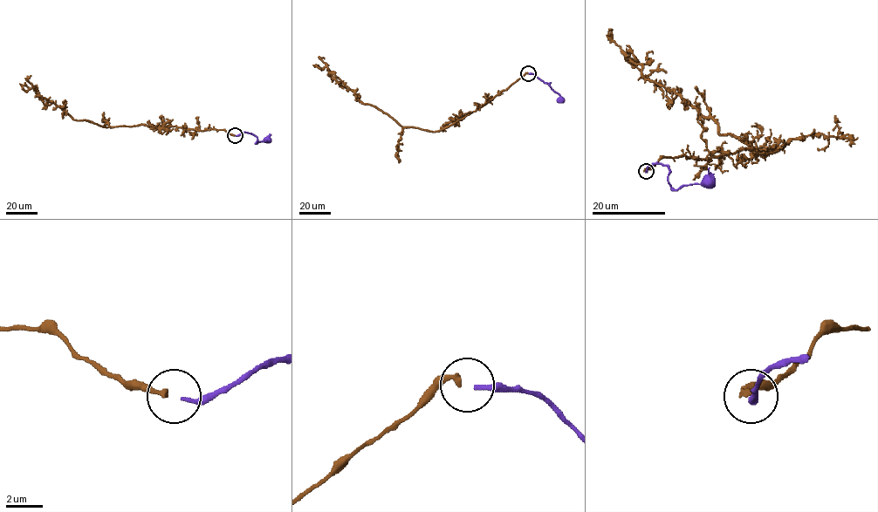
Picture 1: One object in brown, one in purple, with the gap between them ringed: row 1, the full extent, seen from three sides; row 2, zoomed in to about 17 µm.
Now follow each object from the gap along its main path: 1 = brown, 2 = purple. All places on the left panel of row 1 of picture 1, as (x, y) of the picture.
1: (234, 135), (223, 130), (155, 128), (142, 124), (104, 127), (73, 119), (39, 94), (27, 80), (30, 75)
2: (236, 135), (250, 133), (257, 138), (257, 143), (269, 141)

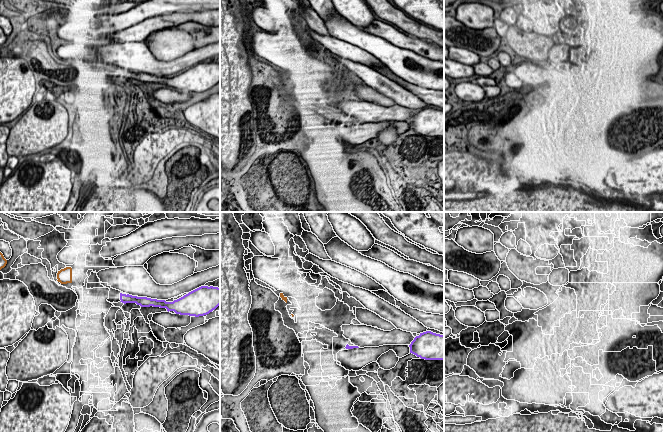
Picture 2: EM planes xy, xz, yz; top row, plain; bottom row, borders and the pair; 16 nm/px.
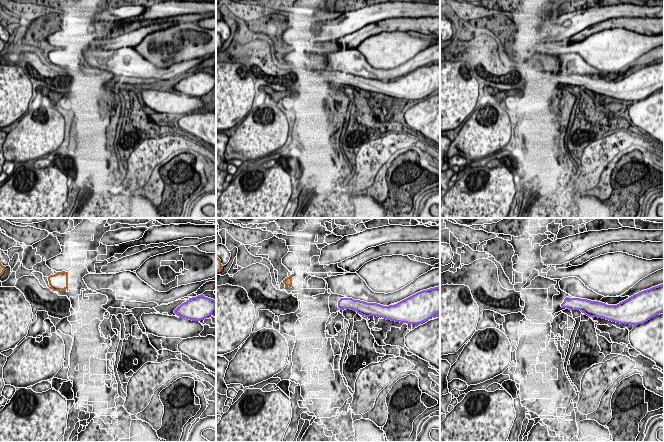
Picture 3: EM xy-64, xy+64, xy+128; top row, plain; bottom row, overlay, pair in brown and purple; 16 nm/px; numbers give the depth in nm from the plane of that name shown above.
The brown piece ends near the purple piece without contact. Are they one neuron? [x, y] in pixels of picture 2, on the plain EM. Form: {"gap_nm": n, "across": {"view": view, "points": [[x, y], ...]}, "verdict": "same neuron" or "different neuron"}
{"gap_nm": 800, "across": {"view": "xy", "points": [[71, 58], [120, 69]]}, "verdict": "same neuron"}

